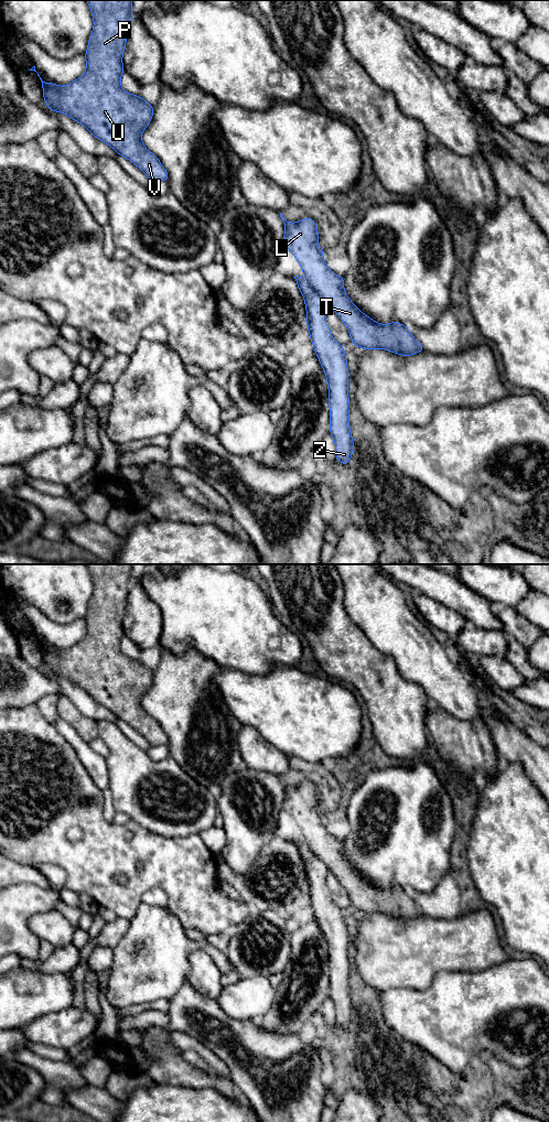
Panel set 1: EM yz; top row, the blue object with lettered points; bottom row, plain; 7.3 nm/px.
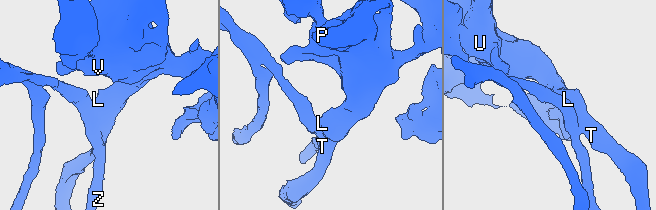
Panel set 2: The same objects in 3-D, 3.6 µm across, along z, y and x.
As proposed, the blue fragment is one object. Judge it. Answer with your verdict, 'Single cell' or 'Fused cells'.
Single cell

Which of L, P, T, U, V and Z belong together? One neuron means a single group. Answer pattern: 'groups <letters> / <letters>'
groups L P T U V Z

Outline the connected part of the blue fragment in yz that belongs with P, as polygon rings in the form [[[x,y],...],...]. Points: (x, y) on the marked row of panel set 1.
[[[87,0],[87,3],[94,28],[85,53],[86,72],[66,86],[45,83],[40,77],[46,106],[82,123],[141,169],[150,182],[169,181],[166,170],[141,140],[154,107],[120,86],[132,0]]]

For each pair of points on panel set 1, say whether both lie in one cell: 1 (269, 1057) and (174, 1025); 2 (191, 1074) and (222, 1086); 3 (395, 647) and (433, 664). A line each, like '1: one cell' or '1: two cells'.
1: one cell
2: one cell
3: one cell

